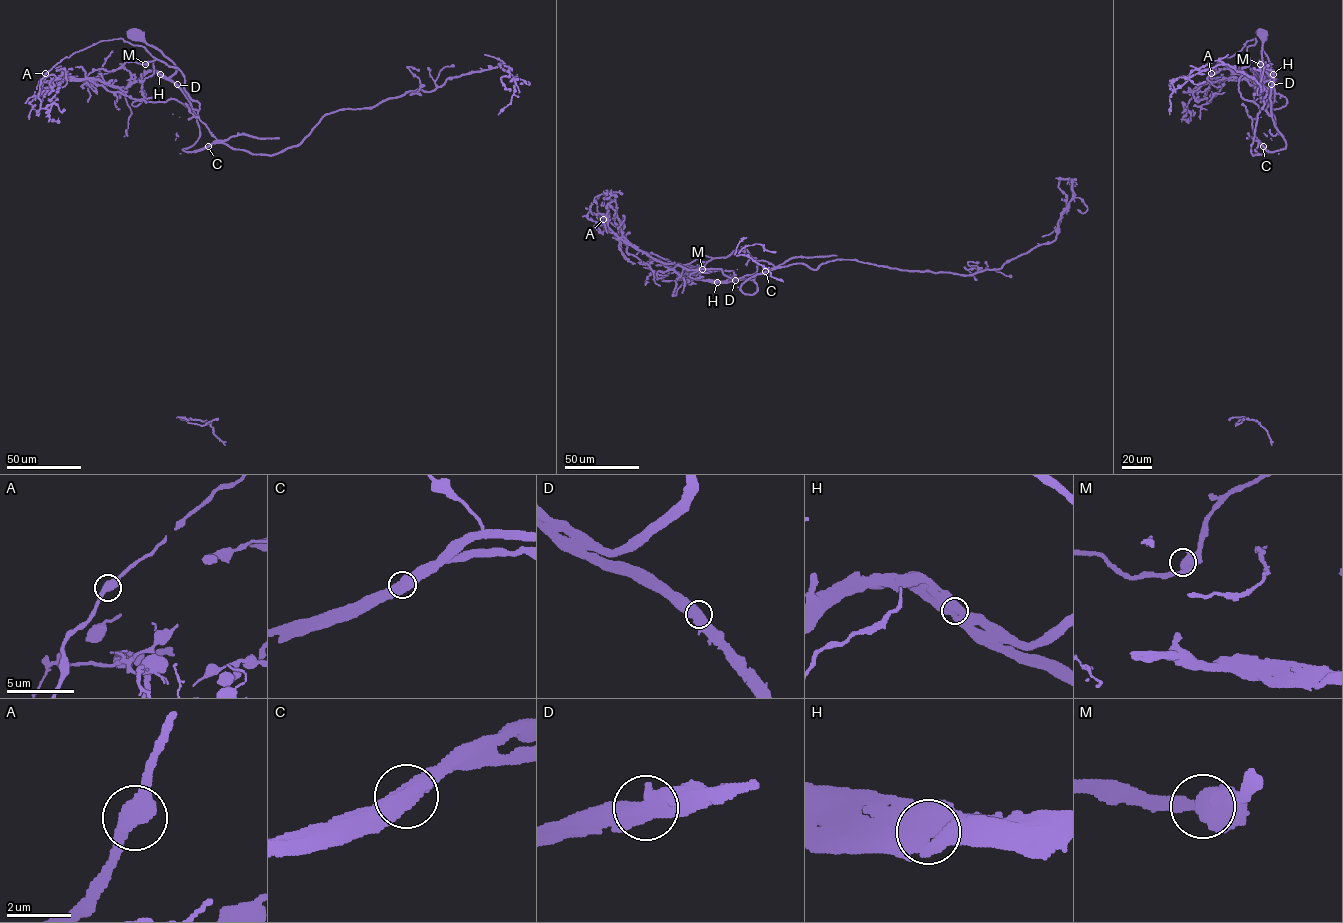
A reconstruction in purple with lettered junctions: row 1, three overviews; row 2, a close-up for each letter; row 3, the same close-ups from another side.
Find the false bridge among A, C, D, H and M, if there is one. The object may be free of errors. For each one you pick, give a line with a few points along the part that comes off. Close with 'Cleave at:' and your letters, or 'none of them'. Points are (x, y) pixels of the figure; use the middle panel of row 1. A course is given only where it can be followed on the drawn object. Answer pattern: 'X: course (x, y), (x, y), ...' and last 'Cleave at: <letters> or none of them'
C: course (765, 271), (750, 277), (737, 287), (747, 256), (766, 267), (771, 276), (782, 280)
Cleave at: C

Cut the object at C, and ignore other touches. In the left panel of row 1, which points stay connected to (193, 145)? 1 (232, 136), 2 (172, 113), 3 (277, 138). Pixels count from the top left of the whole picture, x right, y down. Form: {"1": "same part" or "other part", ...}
{"1": "other part", "2": "other part", "3": "other part"}

